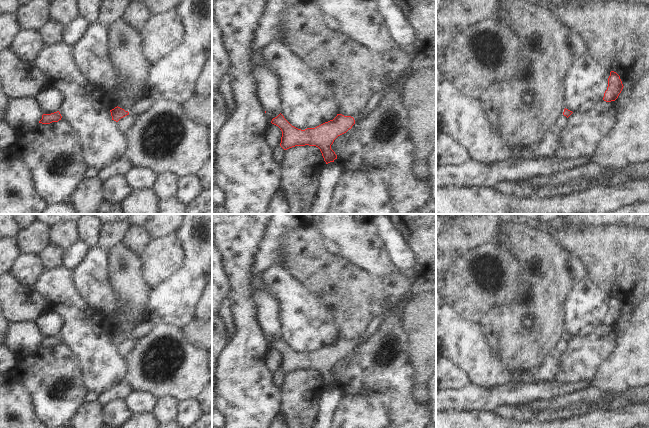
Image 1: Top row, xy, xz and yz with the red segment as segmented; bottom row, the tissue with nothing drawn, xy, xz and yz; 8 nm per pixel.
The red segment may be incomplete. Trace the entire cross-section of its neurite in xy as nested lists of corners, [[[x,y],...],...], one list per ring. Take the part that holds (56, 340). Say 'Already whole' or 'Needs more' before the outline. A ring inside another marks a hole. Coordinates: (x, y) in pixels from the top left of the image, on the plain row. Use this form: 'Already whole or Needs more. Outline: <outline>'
Already whole. Outline: [[[59,335],[51,337],[51,338],[43,338],[42,343],[39,345],[39,347],[42,348],[50,348],[52,346],[58,346],[61,344],[62,340]]]

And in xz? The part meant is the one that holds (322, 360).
Needs more. Outline: [[[281,337],[273,342],[271,347],[278,350],[282,355],[280,370],[284,374],[295,370],[316,370],[320,373],[324,385],[328,388],[337,383],[337,379],[331,373],[334,364],[371,337],[359,337],[354,341],[337,338],[333,344],[305,354],[292,350]]]

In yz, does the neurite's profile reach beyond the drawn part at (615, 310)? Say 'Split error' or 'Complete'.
Complete

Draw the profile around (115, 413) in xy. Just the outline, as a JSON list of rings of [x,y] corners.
[[[114,400],[102,406],[103,424],[111,428],[120,428],[131,415],[124,400]]]

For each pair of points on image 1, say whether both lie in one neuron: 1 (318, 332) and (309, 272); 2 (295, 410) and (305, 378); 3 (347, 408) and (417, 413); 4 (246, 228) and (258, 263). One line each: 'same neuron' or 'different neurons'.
1: different neurons
2: same neuron
3: different neurons
4: different neurons

